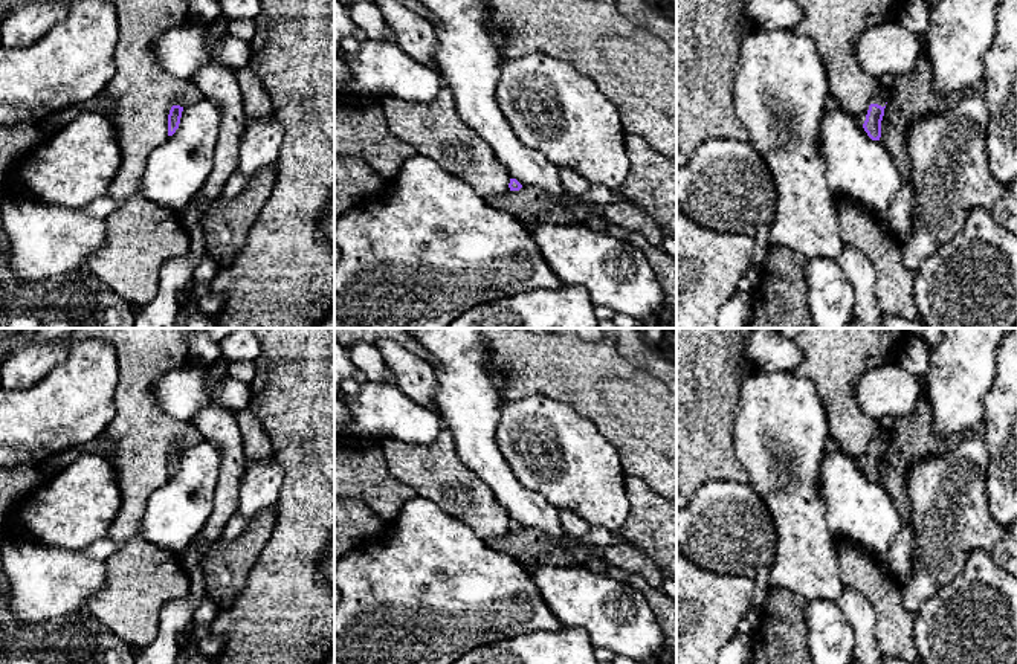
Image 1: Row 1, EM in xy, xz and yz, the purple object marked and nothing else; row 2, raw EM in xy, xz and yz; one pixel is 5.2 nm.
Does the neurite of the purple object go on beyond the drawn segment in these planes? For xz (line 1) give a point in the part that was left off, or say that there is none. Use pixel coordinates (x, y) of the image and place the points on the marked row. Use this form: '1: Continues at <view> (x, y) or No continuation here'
1: No continuation here

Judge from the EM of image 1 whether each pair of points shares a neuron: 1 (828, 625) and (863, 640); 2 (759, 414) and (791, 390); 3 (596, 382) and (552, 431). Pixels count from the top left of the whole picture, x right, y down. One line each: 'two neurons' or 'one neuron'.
1: two neurons
2: one neuron
3: two neurons

